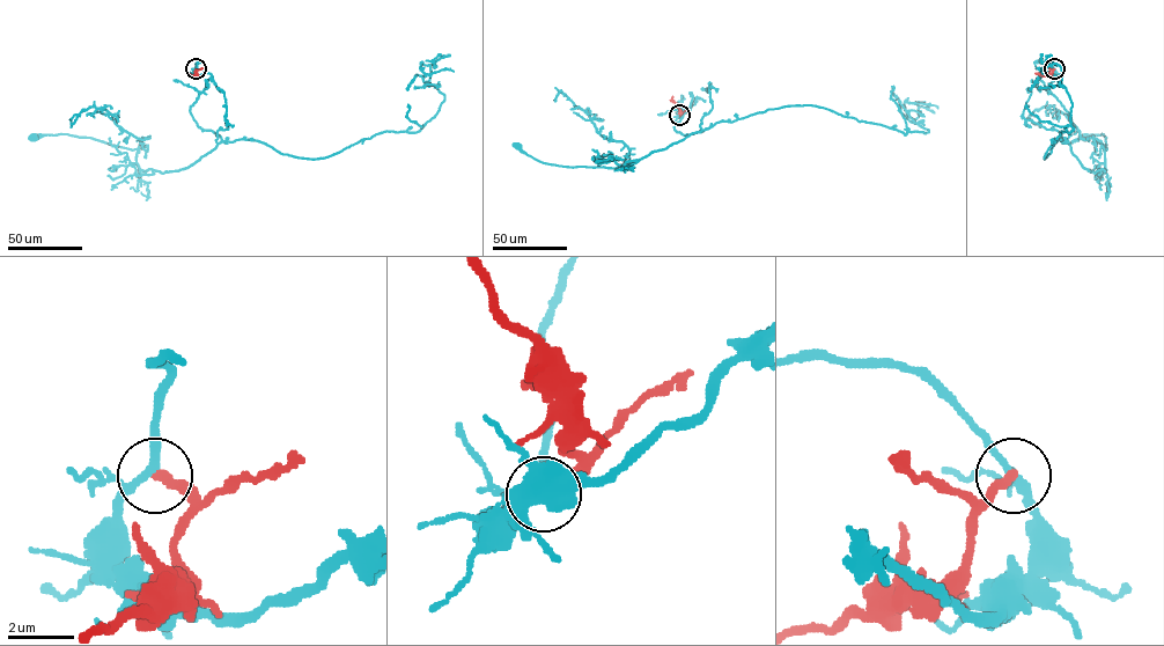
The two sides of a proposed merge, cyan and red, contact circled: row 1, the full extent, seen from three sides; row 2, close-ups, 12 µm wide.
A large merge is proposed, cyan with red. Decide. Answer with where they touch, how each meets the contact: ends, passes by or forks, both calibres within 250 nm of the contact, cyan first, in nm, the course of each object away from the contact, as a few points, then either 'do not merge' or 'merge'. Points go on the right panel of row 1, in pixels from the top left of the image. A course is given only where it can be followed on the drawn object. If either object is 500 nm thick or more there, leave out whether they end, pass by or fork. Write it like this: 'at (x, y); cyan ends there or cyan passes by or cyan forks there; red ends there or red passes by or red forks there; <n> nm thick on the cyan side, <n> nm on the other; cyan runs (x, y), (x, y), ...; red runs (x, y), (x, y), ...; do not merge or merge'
at (1054, 68); cyan forks there; red ends there; 190 nm thick on the cyan side, 280 nm on the other; cyan runs (1054, 68), (1040, 80), (1070, 117), (1072, 152), (1090, 171), (1104, 170), (1106, 138), (1085, 138); red runs (1054, 68), (1046, 75), (1036, 73); do not merge

